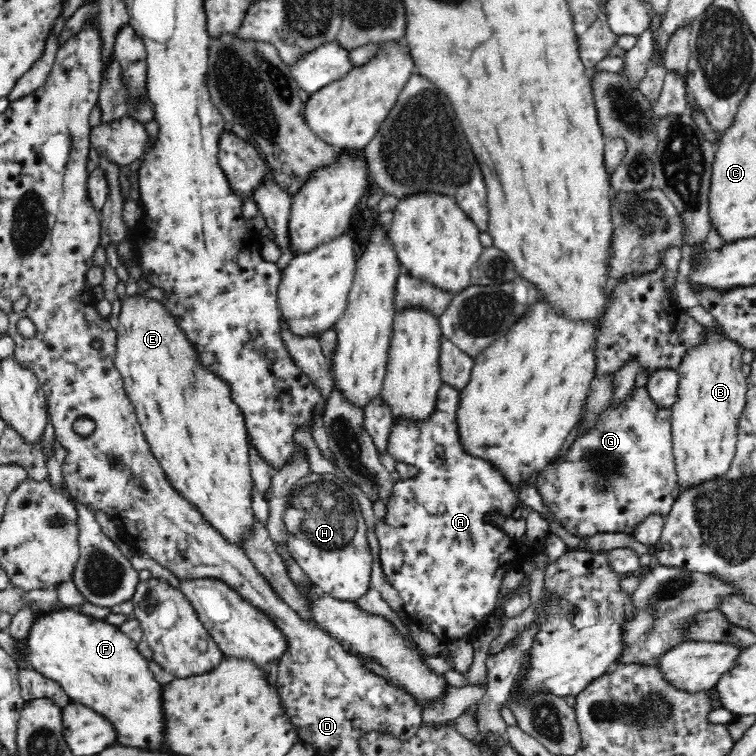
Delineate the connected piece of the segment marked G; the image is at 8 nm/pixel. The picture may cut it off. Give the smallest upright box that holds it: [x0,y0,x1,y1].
[534,386,681,536]

